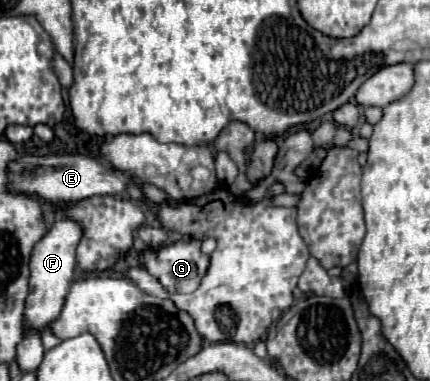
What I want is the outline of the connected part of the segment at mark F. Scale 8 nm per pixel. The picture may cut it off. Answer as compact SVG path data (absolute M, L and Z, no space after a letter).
M60 220L56 222L50 232L34 246L32 250L32 260L30 260L30 294L26 298L26 308L24 308L24 332L32 330L42 330L48 328L54 320L58 320L66 292L70 290L72 276L74 276L74 250L80 242L82 236L82 226L72 220Z

